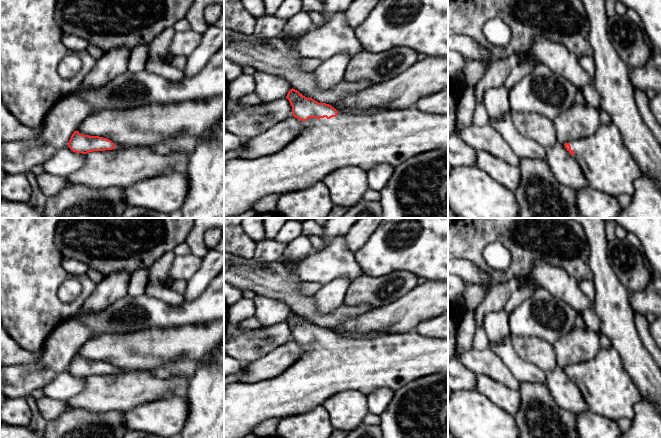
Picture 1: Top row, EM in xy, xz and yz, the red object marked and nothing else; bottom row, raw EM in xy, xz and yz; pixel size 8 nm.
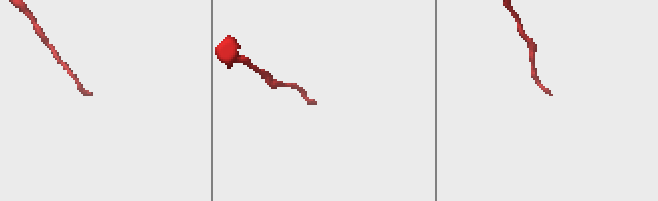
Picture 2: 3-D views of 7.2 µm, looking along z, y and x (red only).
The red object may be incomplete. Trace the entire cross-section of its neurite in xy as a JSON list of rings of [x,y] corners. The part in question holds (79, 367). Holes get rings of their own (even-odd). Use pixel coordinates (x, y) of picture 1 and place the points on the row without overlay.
[[[74,355],[69,364],[68,371],[73,376],[87,378],[93,375],[105,375],[112,373],[120,374],[126,370],[114,367],[107,362],[83,359],[78,355]]]

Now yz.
[[[614,348],[600,349],[593,359],[569,364],[564,370],[578,384],[589,410],[616,422],[622,418],[634,418],[634,407],[641,394],[623,368],[621,357]]]

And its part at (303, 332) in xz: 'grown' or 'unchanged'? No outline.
grown

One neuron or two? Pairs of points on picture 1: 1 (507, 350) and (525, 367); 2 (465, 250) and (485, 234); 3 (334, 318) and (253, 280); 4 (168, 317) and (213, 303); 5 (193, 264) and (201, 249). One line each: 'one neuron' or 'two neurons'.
1: one neuron
2: one neuron
3: one neuron
4: one neuron
5: two neurons

